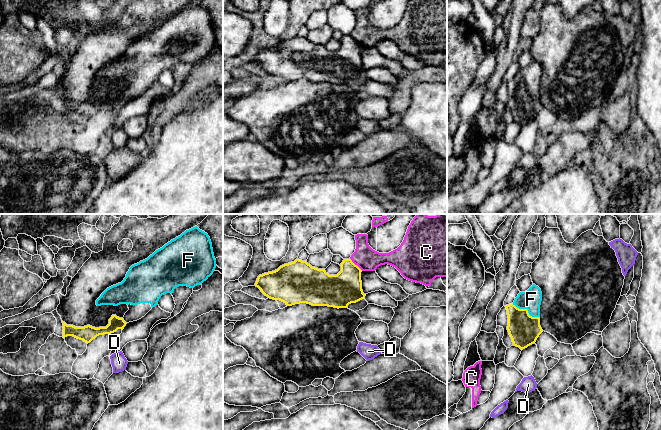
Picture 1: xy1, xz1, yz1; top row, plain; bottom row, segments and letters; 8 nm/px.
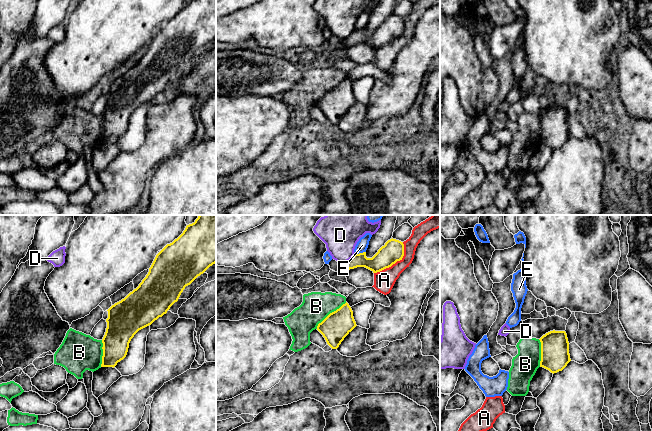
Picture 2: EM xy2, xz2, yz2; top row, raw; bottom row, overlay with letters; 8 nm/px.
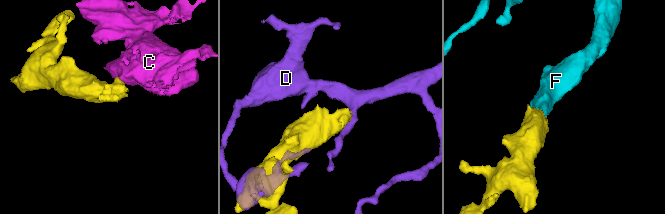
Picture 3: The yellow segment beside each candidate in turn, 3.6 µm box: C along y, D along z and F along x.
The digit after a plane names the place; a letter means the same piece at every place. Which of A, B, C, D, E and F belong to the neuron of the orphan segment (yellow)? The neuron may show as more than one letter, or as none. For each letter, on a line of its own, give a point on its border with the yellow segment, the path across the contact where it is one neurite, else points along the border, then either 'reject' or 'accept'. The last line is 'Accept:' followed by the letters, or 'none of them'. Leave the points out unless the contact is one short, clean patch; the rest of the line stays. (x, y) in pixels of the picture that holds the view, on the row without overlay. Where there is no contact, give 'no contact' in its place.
A: xz2 (395, 38) | reject
B: xz2 (330, 89) | along xz2 (346, 78), (330, 88), (316, 104) | reject
C: xz1 (356, 41) | reject
D: xz2 (351, 34) | reject
E: xz2 (360, 29) | along xz2 (365, 27), (355, 30) | reject
F: yz1 (527, 86) | accept
Accept: F

